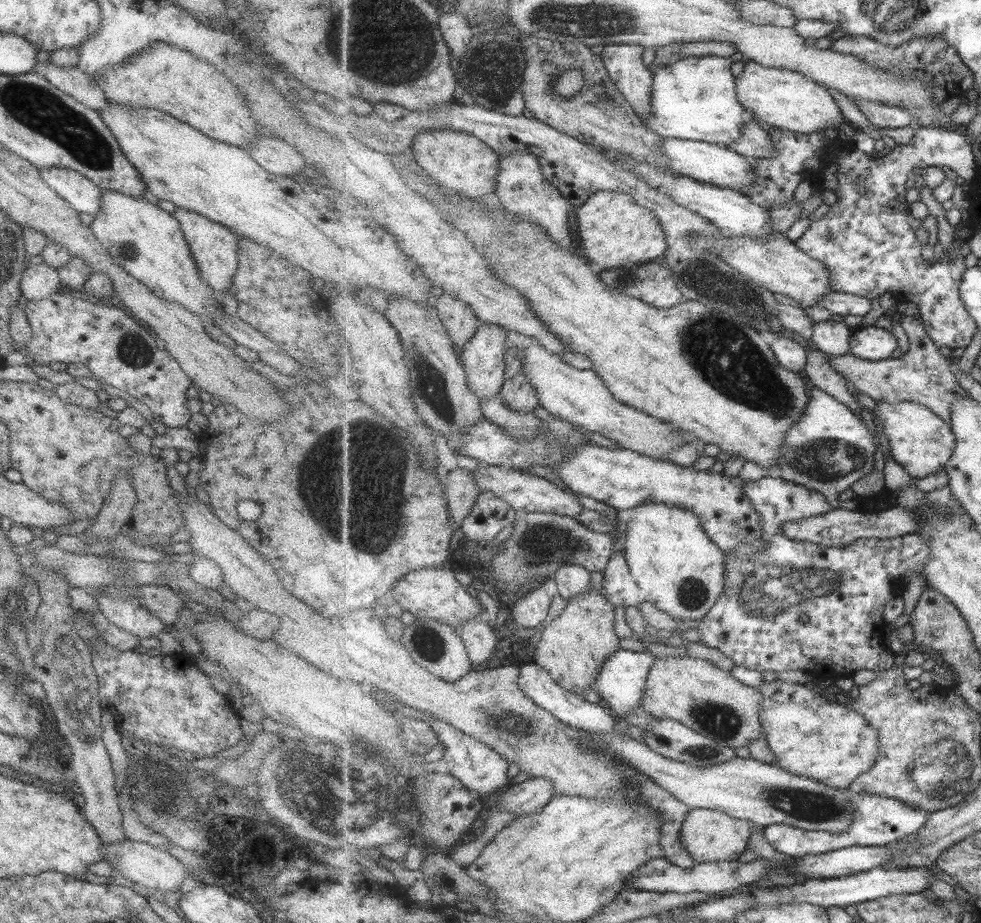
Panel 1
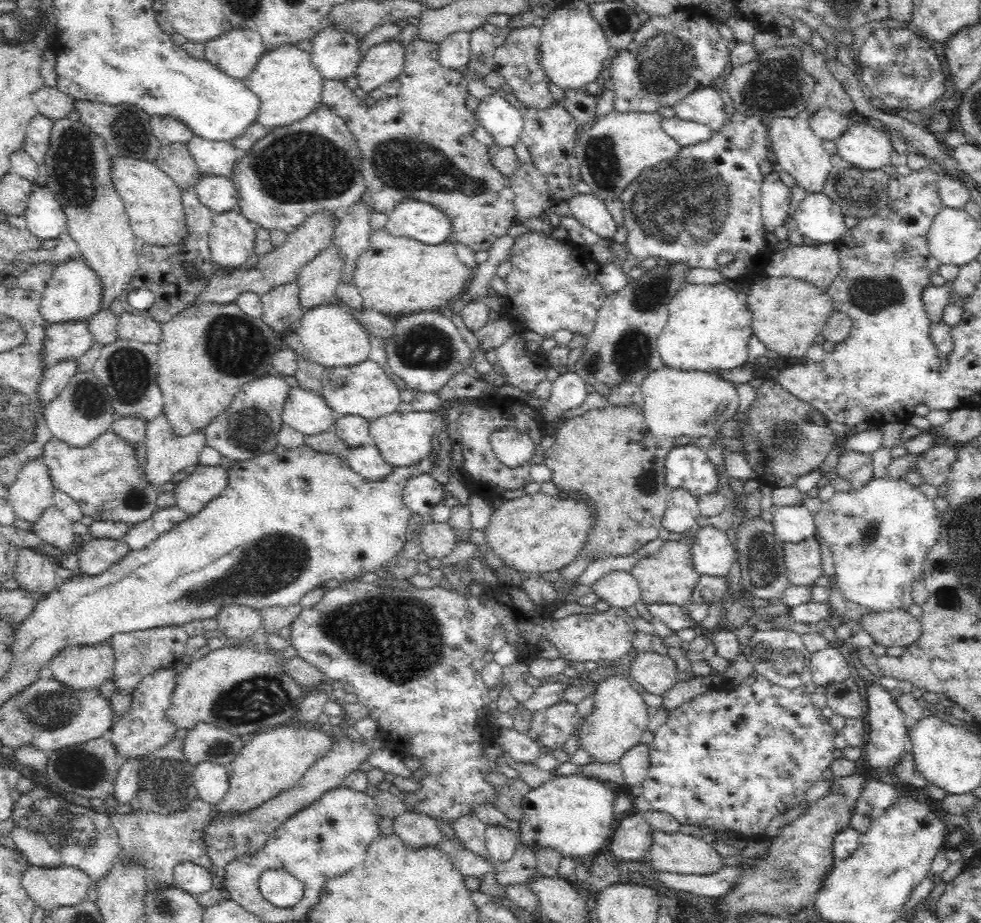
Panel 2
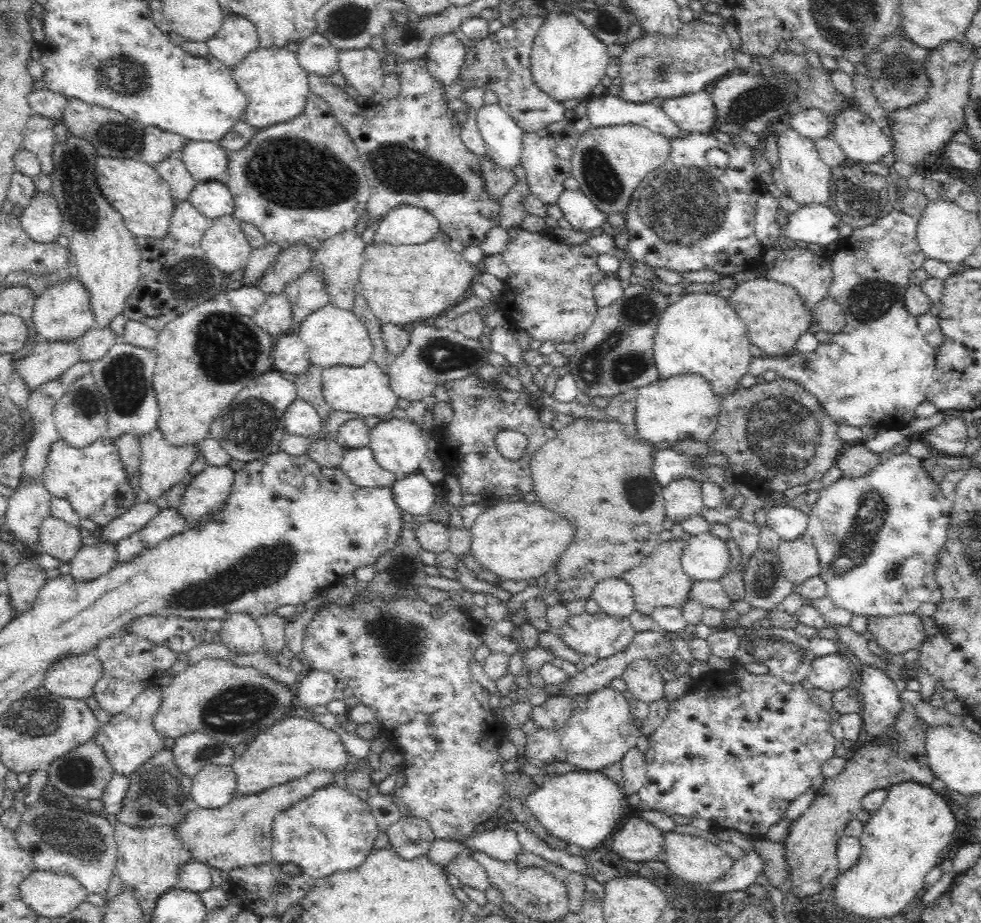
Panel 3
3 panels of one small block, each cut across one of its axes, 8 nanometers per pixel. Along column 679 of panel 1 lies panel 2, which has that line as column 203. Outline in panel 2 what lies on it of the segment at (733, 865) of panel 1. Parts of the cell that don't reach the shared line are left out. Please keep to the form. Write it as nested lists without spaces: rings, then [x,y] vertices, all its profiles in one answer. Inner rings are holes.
[[[191,861],[182,862],[173,870],[174,886],[194,896],[208,892],[213,888],[212,877],[207,868]]]

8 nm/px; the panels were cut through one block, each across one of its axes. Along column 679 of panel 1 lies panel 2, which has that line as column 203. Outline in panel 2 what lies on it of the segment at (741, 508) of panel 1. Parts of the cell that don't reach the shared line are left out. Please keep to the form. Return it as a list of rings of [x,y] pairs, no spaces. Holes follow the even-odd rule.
[[[197,465],[173,490],[176,506],[188,517],[198,514],[208,502],[216,498],[228,484],[227,471],[217,466]]]

